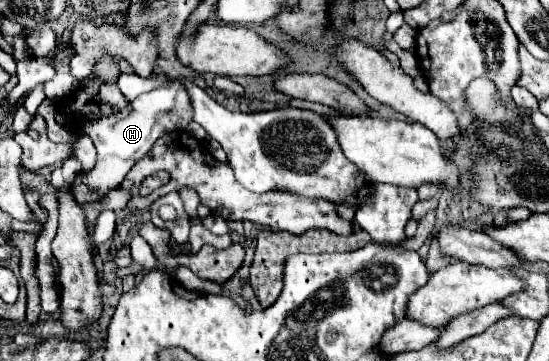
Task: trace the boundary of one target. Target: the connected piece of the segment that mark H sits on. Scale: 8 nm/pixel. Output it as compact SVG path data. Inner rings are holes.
M170 80L168 84L158 86L148 94L140 94L126 108L110 116L100 116L94 120L80 122L80 130L92 138L98 158L92 170L76 176L72 184L76 200L80 204L94 204L100 202L108 192L118 190L130 168L152 150L154 142L170 130L184 130L184 126L192 122L192 114L194 110L186 88L182 86L180 80Z

